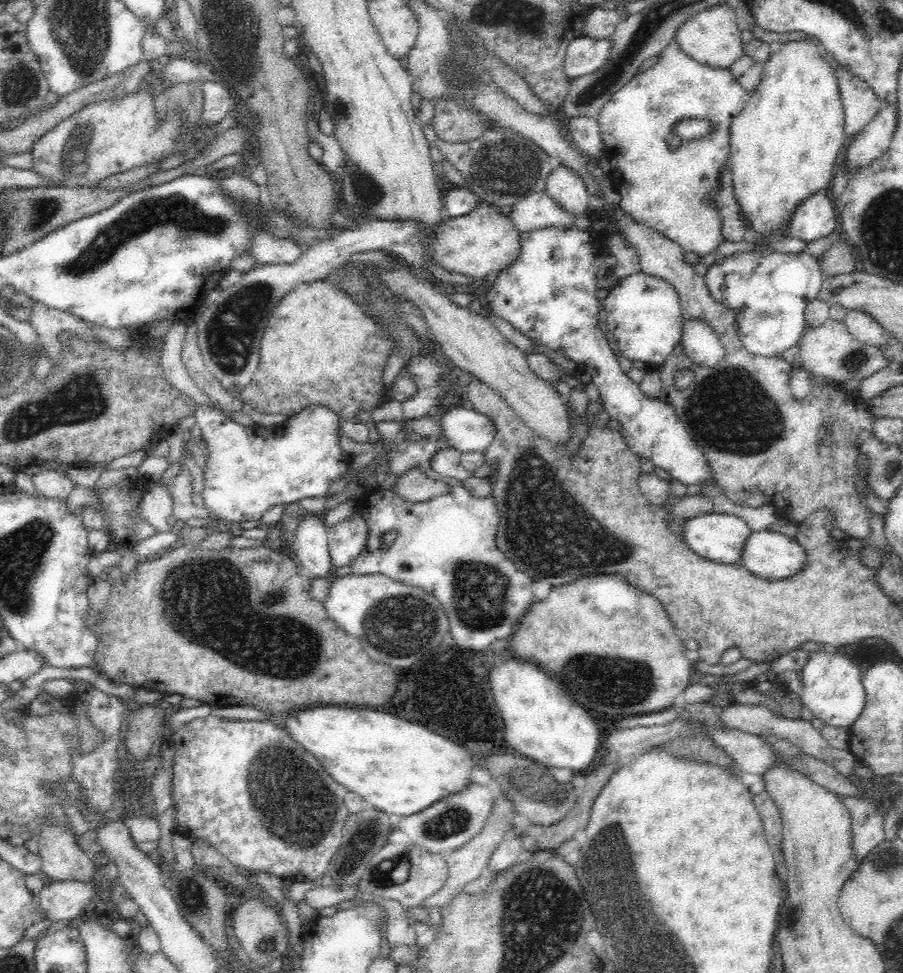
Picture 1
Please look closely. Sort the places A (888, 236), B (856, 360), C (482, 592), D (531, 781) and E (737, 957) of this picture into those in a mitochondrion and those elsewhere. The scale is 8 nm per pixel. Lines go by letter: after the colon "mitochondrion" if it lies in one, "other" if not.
A: mitochondrion
B: mitochondrion
C: mitochondrion
D: mitochondrion
E: other

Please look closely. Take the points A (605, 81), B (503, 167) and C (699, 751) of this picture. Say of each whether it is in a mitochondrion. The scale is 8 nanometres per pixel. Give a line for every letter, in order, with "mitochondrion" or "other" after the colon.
A: mitochondrion
B: mitochondrion
C: mitochondrion

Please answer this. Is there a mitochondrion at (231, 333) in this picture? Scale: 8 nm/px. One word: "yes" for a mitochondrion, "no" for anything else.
yes

